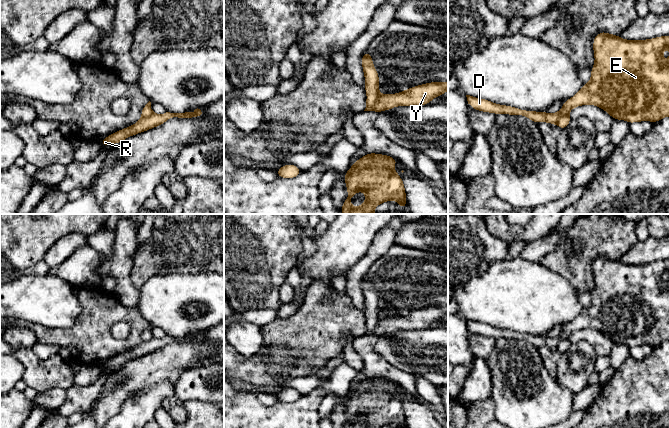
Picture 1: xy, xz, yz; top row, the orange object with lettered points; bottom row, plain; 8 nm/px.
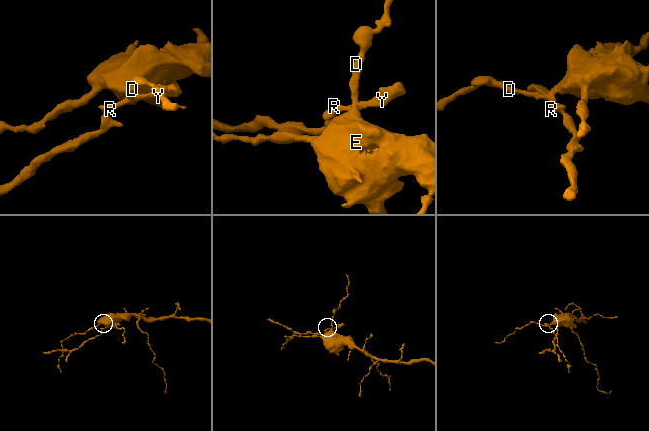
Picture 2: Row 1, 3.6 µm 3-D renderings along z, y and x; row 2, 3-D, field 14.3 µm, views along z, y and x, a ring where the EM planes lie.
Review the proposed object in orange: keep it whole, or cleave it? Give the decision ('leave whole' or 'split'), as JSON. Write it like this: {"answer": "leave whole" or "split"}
{"answer": "split"}

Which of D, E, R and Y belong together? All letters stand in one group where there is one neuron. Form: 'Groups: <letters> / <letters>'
Groups: D E / R Y

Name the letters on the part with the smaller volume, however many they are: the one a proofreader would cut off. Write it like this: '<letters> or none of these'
R, Y

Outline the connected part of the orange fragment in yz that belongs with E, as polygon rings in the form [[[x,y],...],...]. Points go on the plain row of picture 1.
[[[605,255],[598,257],[593,264],[593,275],[595,281],[594,290],[591,292],[591,303],[587,308],[583,308],[581,313],[570,323],[562,326],[563,331],[557,337],[537,336],[523,334],[509,329],[499,329],[486,323],[476,322],[466,319],[468,328],[475,334],[506,339],[525,340],[535,347],[547,346],[557,348],[558,343],[563,339],[568,339],[570,334],[591,328],[606,335],[615,344],[626,344],[629,348],[648,344],[656,347],[666,340],[669,340],[669,288],[664,286],[663,274],[669,272],[669,260],[658,260],[646,264],[625,264],[621,261],[608,258]]]

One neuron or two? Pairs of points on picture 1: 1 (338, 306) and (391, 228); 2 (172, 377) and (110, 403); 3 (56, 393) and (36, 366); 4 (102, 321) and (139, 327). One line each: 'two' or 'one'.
1: two
2: one
3: two
4: one

